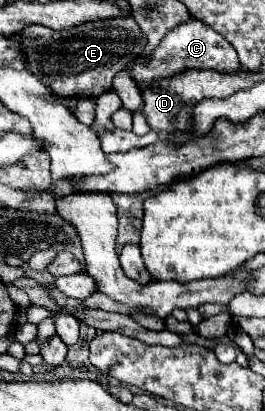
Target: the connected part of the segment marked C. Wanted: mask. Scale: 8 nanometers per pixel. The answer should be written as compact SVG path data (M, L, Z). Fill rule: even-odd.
M191 19L179 27L175 27L167 37L159 43L159 47L153 51L153 57L149 59L135 59L129 69L131 77L139 85L151 85L151 81L161 77L171 77L185 69L215 69L215 71L235 71L239 67L237 53L231 43L227 43L215 29L205 25L203 21Z

